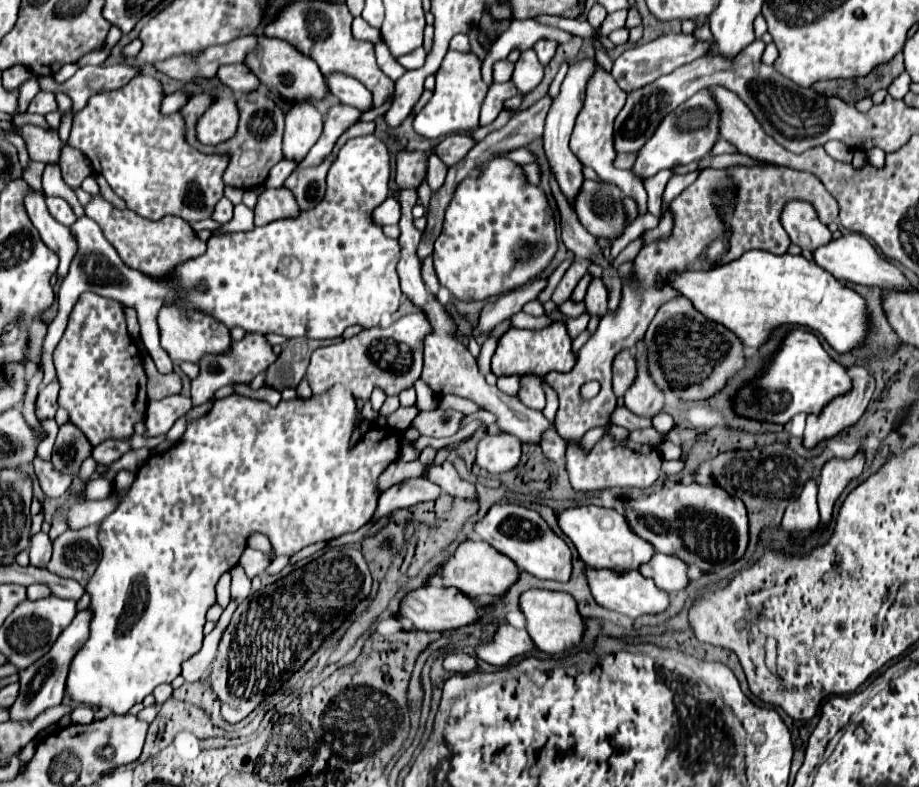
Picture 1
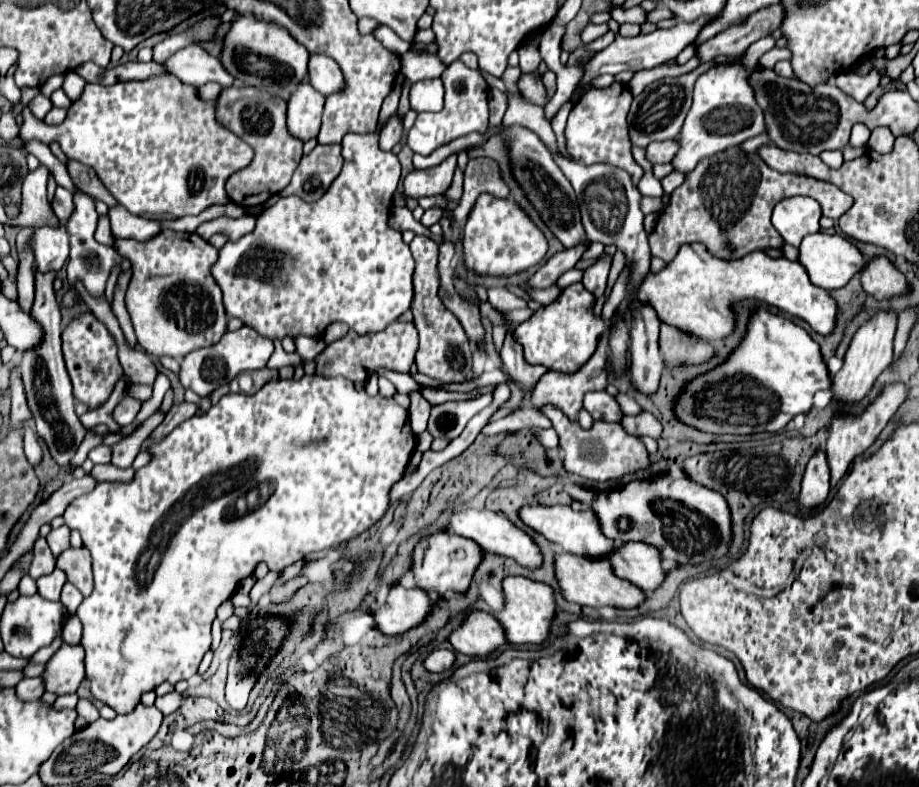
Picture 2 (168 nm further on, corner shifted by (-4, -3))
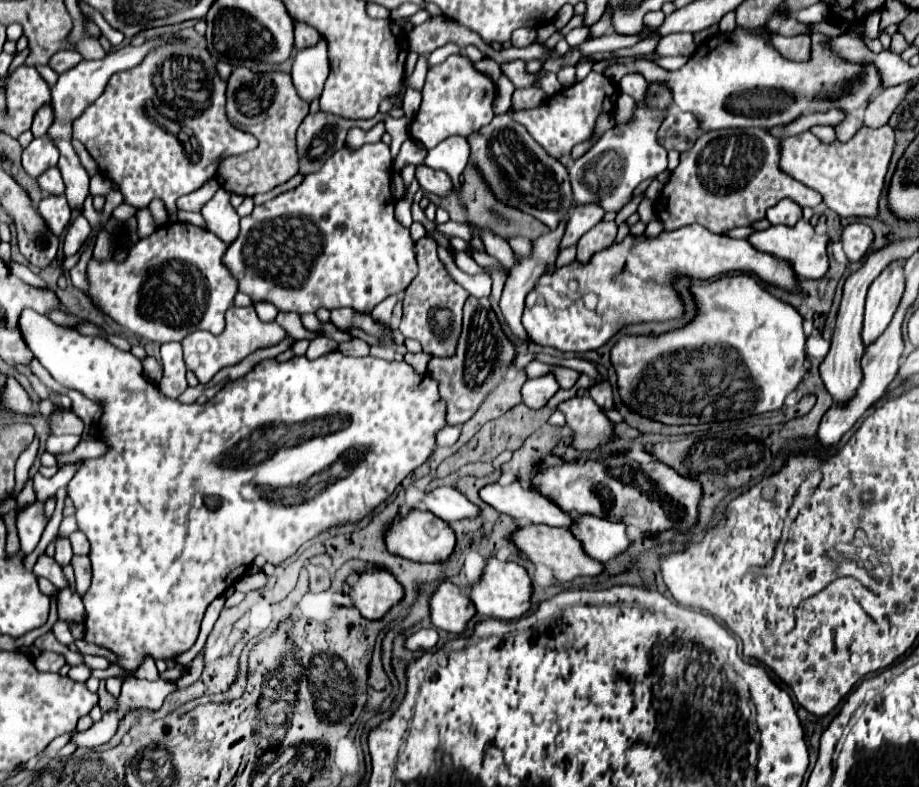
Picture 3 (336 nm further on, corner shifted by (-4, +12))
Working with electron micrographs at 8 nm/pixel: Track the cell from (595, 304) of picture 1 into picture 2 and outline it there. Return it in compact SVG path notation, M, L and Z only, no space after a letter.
M603 255L601 261L597 261L595 265L585 269L583 275L583 285L587 291L591 291L597 299L603 297L605 293L605 285L607 285L607 275L609 275L609 267L611 267L611 255Z

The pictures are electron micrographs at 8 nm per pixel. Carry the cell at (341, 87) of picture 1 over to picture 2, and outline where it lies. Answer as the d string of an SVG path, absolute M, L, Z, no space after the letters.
M311 55L309 83L325 97L335 91L343 91L345 87L345 79L343 73L339 71L339 65L327 55Z

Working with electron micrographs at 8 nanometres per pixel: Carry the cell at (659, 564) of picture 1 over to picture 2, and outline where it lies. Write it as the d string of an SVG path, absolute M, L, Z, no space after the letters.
M623 543L609 555L615 575L631 581L643 591L655 591L667 577L661 565L661 551L647 543Z

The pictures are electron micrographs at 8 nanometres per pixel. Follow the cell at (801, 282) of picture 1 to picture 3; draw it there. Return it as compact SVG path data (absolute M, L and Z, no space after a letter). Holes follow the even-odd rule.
M693 224L673 232L661 232L657 238L627 234L623 242L595 252L587 264L575 260L551 274L543 274L525 298L523 328L537 344L551 346L561 352L583 354L601 348L623 324L681 318L683 304L671 286L675 276L685 274L697 280L707 280L731 270L755 272L765 282L777 284L785 290L799 290L791 264L783 264L783 260L757 252L747 240L733 240ZM571 280L577 282L577 290L569 288ZM545 288L567 298L567 308L559 310L549 304L543 296ZM589 292L599 298L595 310L587 310L583 304L583 296Z

